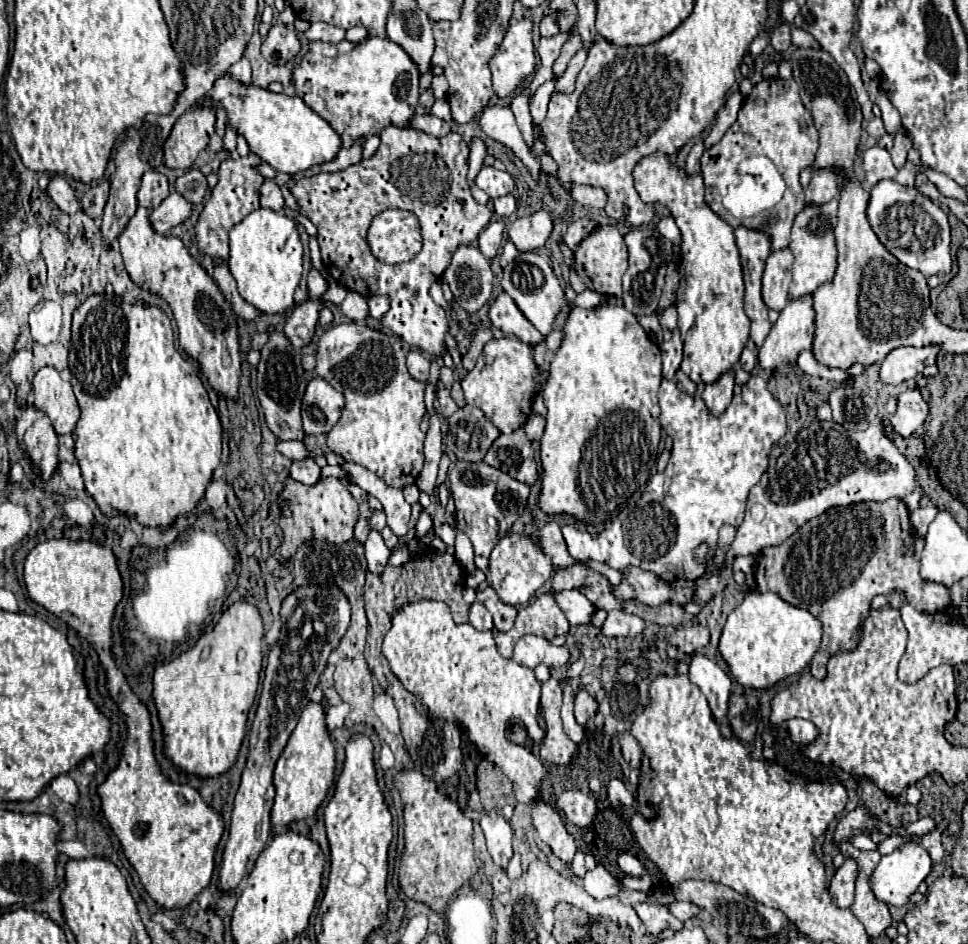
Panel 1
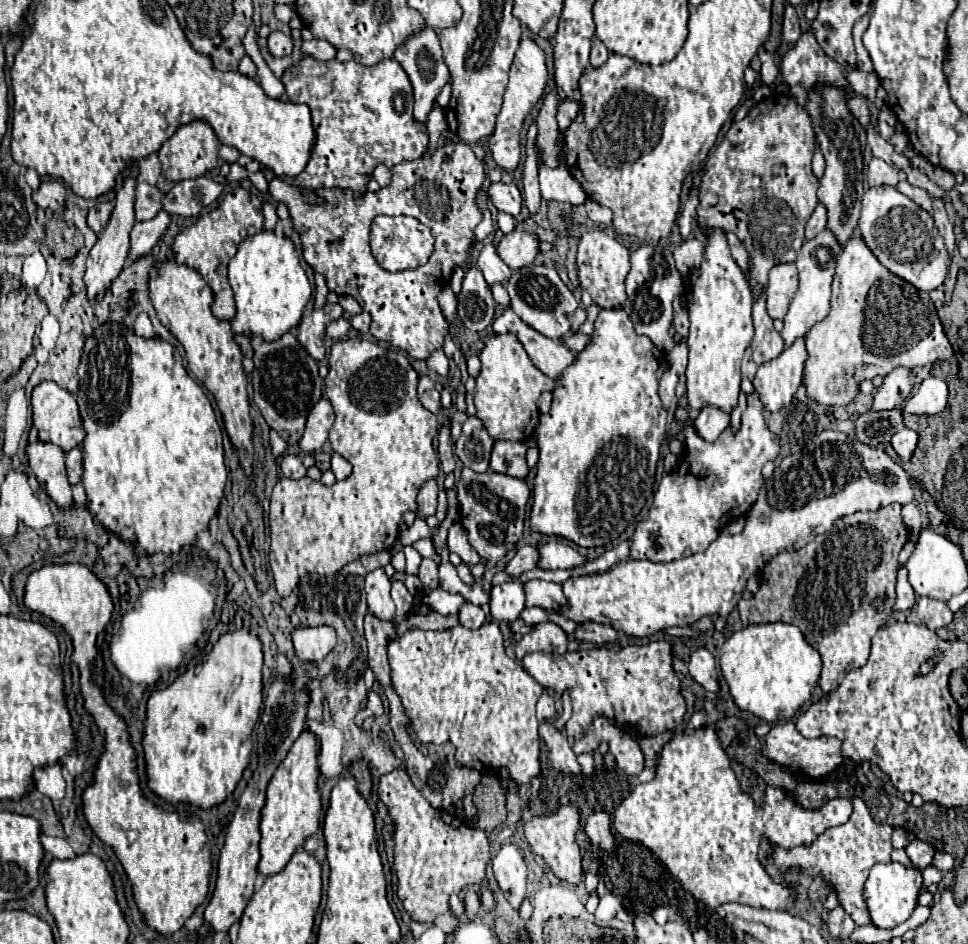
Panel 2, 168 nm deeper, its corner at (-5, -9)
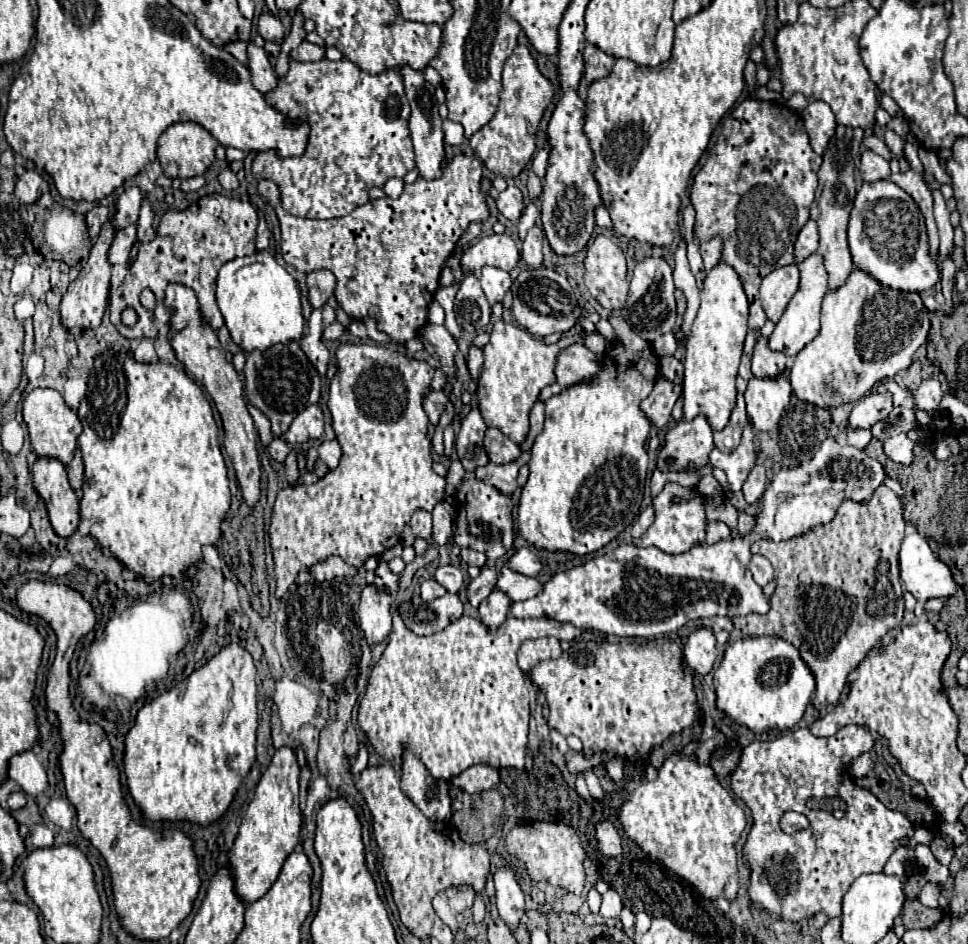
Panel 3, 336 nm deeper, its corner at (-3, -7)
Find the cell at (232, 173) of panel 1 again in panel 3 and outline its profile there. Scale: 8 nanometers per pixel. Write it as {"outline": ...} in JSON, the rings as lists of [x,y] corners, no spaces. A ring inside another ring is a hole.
{"outline":[[[209,196],[201,198],[197,204],[189,206],[183,212],[173,212],[169,210],[159,224],[157,238],[153,242],[141,244],[139,254],[135,262],[129,266],[125,280],[121,286],[111,294],[109,298],[109,312],[111,312],[111,322],[117,326],[117,330],[127,336],[127,338],[155,338],[159,332],[167,330],[167,310],[163,310],[163,286],[169,282],[179,282],[195,290],[199,306],[203,310],[203,316],[207,322],[219,330],[225,320],[219,312],[217,300],[215,300],[215,288],[217,288],[217,274],[223,262],[229,262],[231,258],[243,256],[243,254],[253,254],[255,248],[255,228],[257,228],[257,210],[243,200],[235,198],[225,198],[217,196],[219,200],[219,210],[217,214],[209,212]],[[209,218],[223,218],[223,220],[209,220]],[[149,288],[155,298],[157,306],[153,310],[147,310],[139,302],[139,294]],[[125,308],[133,308],[137,312],[137,324],[135,326],[125,326],[121,322],[121,312]]]}

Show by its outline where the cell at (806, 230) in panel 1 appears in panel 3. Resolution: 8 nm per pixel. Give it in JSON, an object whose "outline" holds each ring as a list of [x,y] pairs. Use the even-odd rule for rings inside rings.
{"outline":[[[813,252],[809,258],[805,258],[803,262],[797,264],[799,272],[801,272],[801,282],[799,282],[799,290],[795,292],[795,296],[791,298],[789,306],[785,308],[781,320],[777,322],[773,334],[769,336],[769,346],[771,350],[779,350],[785,356],[797,356],[799,350],[805,348],[805,344],[809,344],[817,332],[819,332],[819,314],[821,314],[821,300],[825,296],[825,292],[829,290],[827,286],[827,270],[825,270],[825,262],[823,256],[819,252]]]}

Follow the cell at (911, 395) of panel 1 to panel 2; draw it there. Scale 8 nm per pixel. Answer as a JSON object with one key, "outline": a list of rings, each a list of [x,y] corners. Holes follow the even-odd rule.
{"outline":[[[909,428],[899,430],[899,432],[891,438],[891,446],[893,446],[893,450],[897,452],[897,456],[907,462],[907,460],[913,456],[913,450],[915,450],[915,446],[917,446],[917,432],[913,432],[913,430],[909,430]]]}

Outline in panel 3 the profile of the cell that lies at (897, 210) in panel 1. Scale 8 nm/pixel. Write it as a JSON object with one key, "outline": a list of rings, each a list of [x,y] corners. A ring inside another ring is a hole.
{"outline":[[[891,180],[863,182],[853,204],[847,234],[853,262],[885,286],[903,292],[925,292],[939,282],[939,268],[929,254],[925,218],[915,200]]]}

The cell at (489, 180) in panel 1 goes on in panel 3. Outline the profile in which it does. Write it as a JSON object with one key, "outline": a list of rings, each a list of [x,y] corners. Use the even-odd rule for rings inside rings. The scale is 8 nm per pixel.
{"outline":[[[509,186],[507,190],[503,190],[497,198],[497,208],[507,220],[511,220],[511,222],[519,220],[523,214],[523,208],[525,208],[521,190],[517,186]]]}

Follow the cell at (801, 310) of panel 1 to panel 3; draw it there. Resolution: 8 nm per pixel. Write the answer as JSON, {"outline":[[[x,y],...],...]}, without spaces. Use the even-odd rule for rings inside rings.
{"outline":[[[789,370],[771,376],[771,378],[751,378],[745,402],[747,402],[747,416],[751,418],[757,432],[771,430],[777,426],[783,408],[789,404],[791,398],[791,382]]]}

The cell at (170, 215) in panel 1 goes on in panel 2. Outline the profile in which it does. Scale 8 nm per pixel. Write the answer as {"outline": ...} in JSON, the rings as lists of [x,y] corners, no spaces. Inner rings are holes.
{"outline":[[[161,210],[155,218],[151,218],[147,222],[137,222],[131,230],[129,258],[137,260],[143,254],[147,254],[155,246],[155,242],[159,242],[159,238],[163,236],[167,226],[169,226],[169,214],[165,210]]]}

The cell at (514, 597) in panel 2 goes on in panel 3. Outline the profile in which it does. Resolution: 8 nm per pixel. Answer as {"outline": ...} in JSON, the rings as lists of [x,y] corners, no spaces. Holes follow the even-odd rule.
{"outline":[[[493,590],[481,604],[479,604],[479,616],[481,622],[489,628],[497,628],[501,626],[511,610],[511,598],[501,592],[501,590]]]}

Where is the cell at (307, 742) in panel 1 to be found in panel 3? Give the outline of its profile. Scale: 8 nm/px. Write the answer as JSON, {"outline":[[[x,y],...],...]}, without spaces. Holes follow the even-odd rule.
{"outline":[[[289,746],[279,748],[257,784],[255,798],[247,808],[247,824],[243,818],[233,848],[229,850],[235,890],[243,902],[255,902],[271,888],[283,868],[283,862],[299,844],[303,828],[303,814],[299,808],[299,778],[301,766],[297,762],[295,750]]]}

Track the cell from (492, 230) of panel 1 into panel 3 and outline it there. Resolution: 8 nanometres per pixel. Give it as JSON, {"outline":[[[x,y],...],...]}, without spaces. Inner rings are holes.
{"outline":[[[483,266],[479,272],[479,280],[481,280],[481,288],[483,288],[489,304],[501,302],[505,292],[511,286],[509,272],[505,272],[501,268],[493,268],[493,266]]]}

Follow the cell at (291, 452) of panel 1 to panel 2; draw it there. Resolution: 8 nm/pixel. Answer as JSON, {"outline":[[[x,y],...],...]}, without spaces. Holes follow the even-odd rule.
{"outline":[[[271,430],[271,452],[273,452],[273,456],[275,458],[281,458],[285,454],[285,450],[287,450],[287,444],[279,438],[277,432]]]}

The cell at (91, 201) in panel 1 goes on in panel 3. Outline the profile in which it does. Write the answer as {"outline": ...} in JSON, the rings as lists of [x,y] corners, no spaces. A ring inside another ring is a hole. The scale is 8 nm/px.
{"outline":[[[95,204],[95,208],[91,212],[87,212],[87,228],[89,228],[89,236],[97,238],[101,226],[109,220],[109,208],[103,204]]]}

